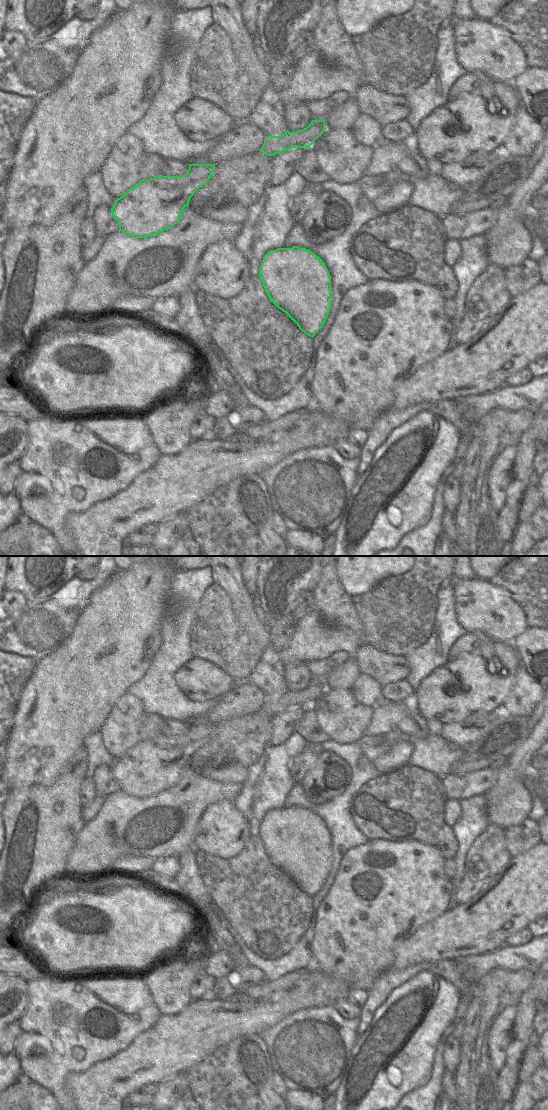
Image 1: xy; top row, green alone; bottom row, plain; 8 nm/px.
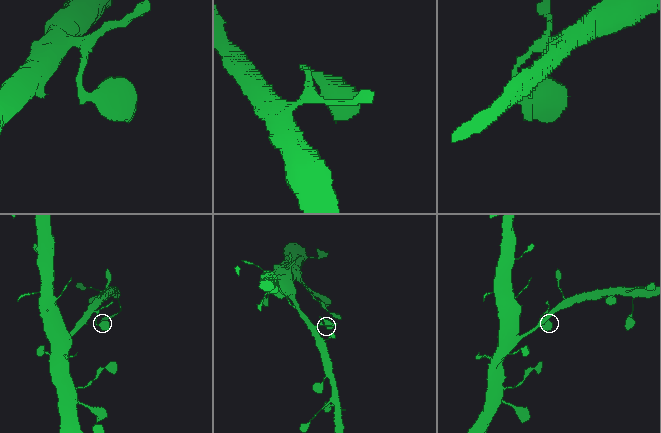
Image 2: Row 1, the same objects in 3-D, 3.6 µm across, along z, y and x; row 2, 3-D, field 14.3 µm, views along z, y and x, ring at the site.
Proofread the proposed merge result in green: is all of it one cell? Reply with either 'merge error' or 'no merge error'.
merge error

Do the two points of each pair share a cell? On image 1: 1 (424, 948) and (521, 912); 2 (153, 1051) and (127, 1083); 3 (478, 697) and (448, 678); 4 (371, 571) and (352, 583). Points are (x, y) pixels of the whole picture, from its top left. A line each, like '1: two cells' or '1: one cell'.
1: one cell
2: one cell
3: one cell
4: one cell

